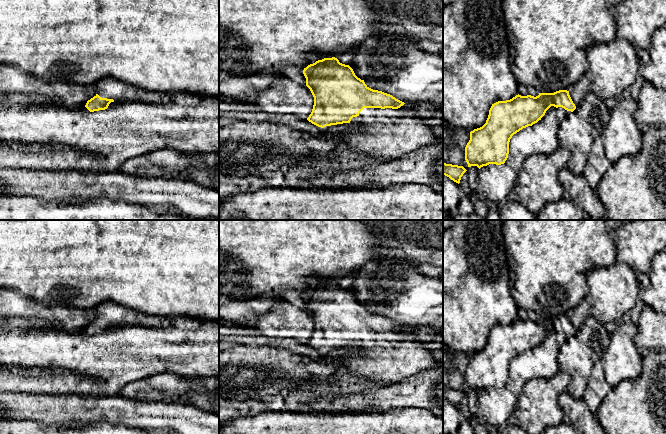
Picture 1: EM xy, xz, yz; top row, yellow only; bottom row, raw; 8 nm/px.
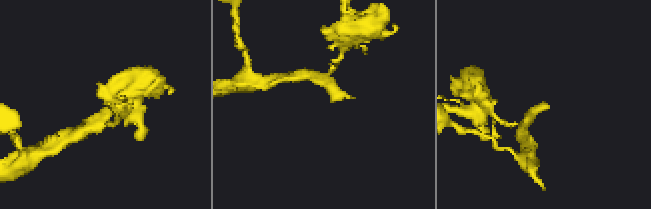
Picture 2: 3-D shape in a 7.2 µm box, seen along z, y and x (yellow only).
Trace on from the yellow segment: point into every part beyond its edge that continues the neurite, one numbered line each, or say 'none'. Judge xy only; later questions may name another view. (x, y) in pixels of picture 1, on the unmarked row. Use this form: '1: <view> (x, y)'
1: xy (108, 311)

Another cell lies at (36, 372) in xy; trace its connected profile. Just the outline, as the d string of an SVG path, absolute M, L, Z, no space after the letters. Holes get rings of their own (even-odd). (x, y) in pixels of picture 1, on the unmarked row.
M12 368L12 371L15 373L23 374L23 375L34 375L34 376L50 374L52 372L58 372L58 373L64 373L65 372L65 371L43 371L40 369L31 369L31 370L23 371L23 370L18 369L18 368Z

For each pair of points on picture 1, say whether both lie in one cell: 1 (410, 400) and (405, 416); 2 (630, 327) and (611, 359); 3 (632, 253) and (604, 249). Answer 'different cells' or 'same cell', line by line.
1: different cells
2: same cell
3: different cells

